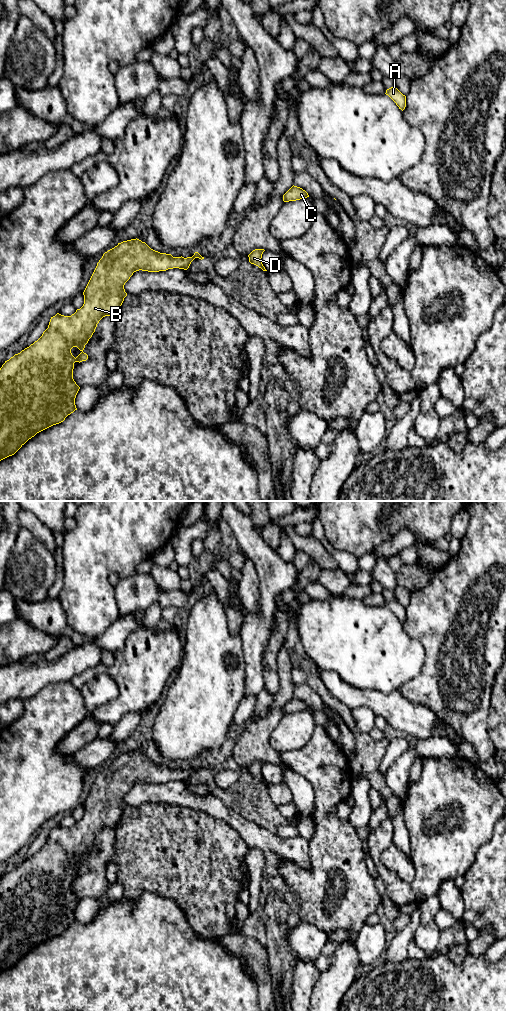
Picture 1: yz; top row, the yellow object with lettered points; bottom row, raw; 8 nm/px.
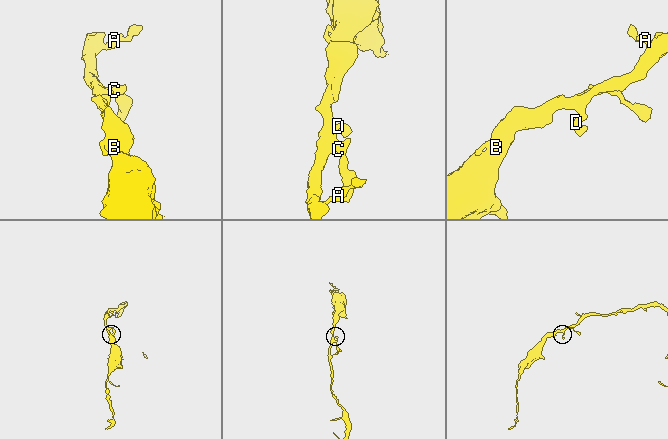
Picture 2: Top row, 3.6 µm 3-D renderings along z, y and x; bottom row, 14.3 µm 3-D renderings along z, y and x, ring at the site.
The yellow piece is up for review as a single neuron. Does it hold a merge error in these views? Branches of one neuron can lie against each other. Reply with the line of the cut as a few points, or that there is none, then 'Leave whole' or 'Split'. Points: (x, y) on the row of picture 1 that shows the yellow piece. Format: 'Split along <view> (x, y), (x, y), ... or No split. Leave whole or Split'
No split. Leave whole

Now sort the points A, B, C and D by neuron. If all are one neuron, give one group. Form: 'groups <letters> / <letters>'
groups A B C D

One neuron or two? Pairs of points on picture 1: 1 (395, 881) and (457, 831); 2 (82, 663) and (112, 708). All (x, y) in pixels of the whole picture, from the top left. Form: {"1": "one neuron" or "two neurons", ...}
{"1": "one neuron", "2": "two neurons"}

